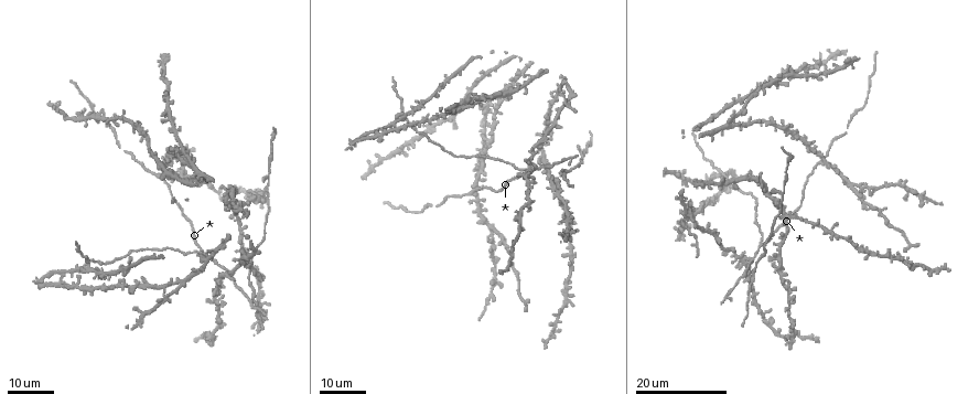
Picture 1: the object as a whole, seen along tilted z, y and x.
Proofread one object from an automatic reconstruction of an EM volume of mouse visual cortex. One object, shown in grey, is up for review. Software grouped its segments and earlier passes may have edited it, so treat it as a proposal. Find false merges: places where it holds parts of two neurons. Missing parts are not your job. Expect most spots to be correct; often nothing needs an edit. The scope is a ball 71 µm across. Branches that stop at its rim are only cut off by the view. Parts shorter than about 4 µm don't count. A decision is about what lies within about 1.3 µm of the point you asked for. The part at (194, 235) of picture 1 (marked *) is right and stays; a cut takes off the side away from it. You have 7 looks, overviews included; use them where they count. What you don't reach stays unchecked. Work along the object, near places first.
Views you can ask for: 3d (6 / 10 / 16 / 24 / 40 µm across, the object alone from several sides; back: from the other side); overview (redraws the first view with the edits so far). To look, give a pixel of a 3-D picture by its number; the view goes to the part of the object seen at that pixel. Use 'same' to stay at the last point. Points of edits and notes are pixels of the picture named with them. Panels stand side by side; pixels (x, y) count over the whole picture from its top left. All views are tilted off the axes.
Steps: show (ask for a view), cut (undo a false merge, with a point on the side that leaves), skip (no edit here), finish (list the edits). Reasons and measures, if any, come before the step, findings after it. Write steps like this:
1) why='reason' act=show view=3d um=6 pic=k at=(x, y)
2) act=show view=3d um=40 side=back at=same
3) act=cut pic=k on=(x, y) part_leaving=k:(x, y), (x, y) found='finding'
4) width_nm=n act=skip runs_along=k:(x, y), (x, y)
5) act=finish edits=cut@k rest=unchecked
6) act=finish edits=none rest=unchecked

why='three-way junction' act=show view=3d um=24 pic=1 at=(753, 259)

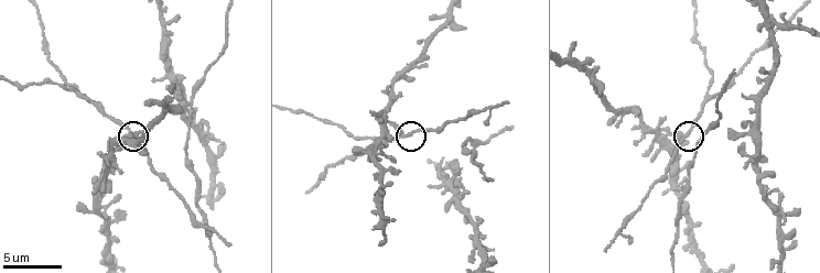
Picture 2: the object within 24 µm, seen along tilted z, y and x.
act=show view=3d um=10 pic=2 at=(411, 133)

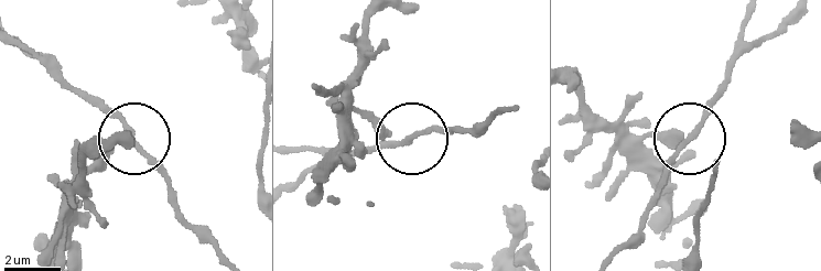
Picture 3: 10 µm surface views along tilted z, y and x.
arms=3 act=skip found='continuous, no second neuron'

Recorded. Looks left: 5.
why='arms part here' act=show view=3d um=24 pic=1 at=(470, 192)

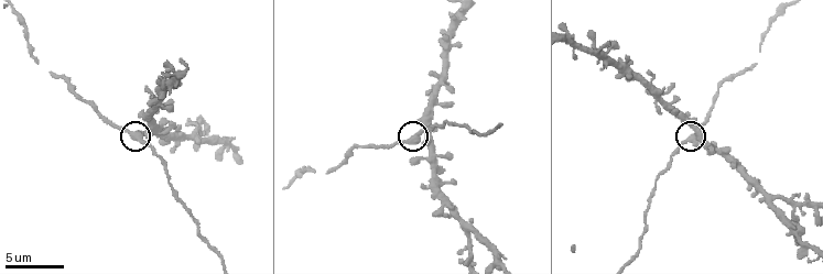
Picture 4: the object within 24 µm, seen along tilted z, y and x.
act=show view=3d um=6 pic=4 at=(139, 133)

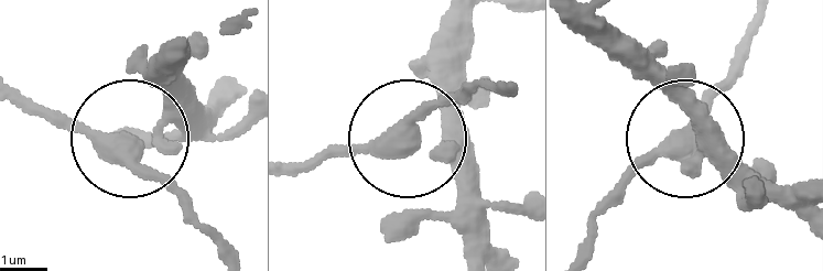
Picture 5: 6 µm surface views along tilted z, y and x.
width_nm=350 act=skip found='one neuron here'

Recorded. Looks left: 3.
why='four-way junction' act=show view=3d um=10 pic=4 at=(197, 134)

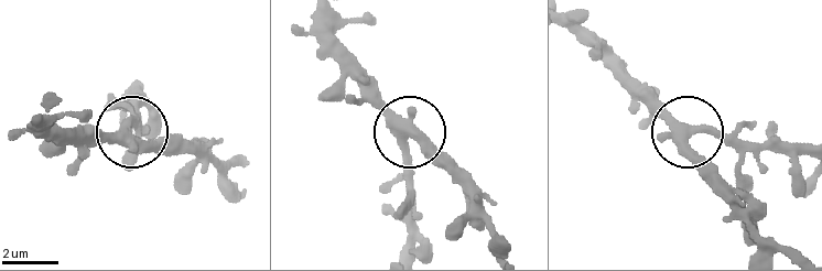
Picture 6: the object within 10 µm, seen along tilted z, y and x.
act=show view=3d um=10 side=back pic=6 at=(686, 134)

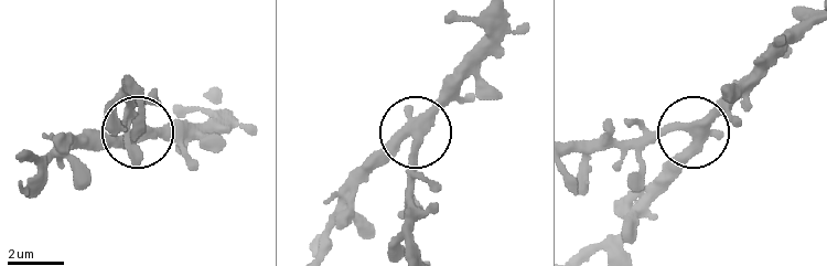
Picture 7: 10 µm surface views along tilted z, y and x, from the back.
act=skip runs_along=7:(497, 16), (425, 120), (383, 148), (351, 192) found='continuous, no second neuron'

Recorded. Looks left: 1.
act=finish edits=none rest=unchecked

